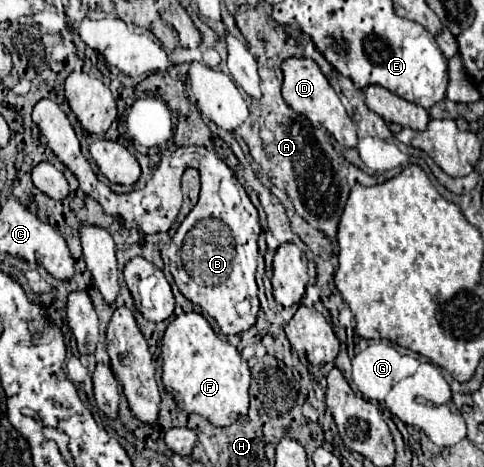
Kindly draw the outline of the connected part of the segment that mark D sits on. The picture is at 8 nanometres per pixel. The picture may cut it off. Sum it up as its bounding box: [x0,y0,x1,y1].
[281,57,357,147]

